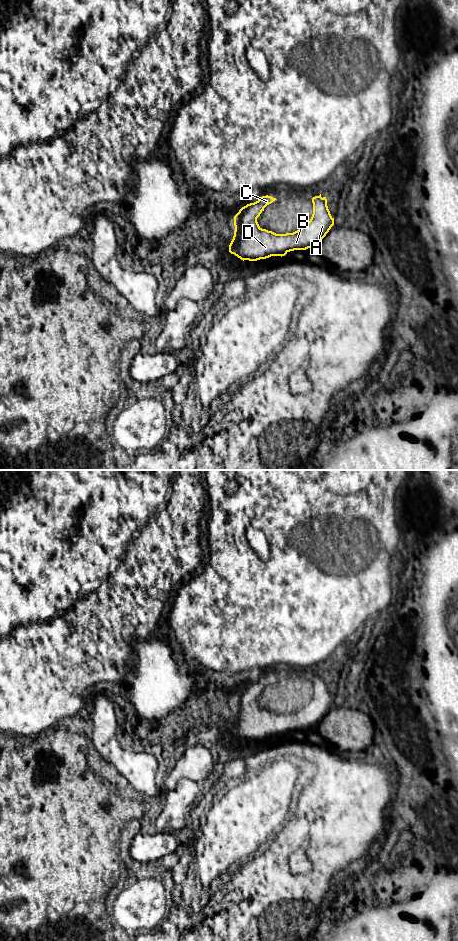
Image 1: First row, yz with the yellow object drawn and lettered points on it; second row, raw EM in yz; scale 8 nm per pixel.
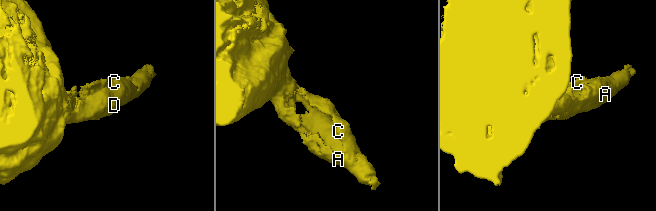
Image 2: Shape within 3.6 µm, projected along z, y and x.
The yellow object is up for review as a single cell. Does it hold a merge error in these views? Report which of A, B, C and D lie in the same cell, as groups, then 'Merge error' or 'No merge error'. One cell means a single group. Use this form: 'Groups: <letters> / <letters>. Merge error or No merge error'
Groups: A B C D. No merge error

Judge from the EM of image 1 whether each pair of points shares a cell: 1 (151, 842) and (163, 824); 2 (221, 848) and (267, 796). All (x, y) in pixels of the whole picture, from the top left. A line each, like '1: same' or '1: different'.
1: different
2: same

